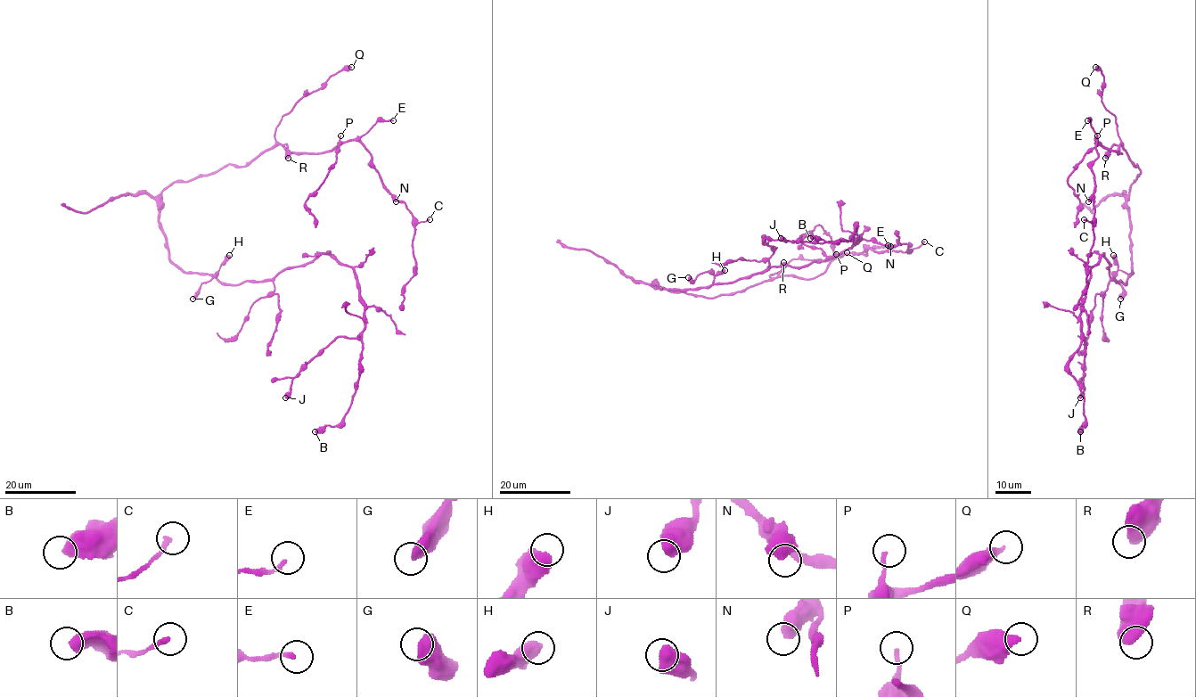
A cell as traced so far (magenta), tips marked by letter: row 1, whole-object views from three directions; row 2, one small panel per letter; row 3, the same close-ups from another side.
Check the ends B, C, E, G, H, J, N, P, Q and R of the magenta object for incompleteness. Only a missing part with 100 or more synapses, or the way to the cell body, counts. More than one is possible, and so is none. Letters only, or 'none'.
none

